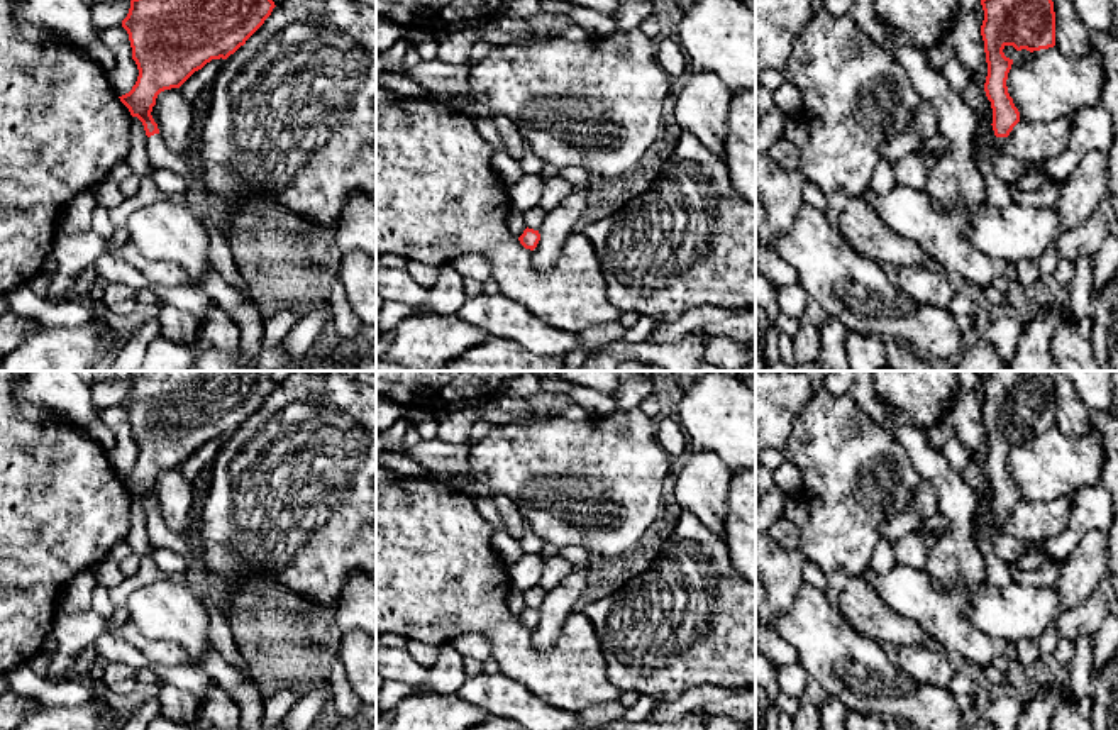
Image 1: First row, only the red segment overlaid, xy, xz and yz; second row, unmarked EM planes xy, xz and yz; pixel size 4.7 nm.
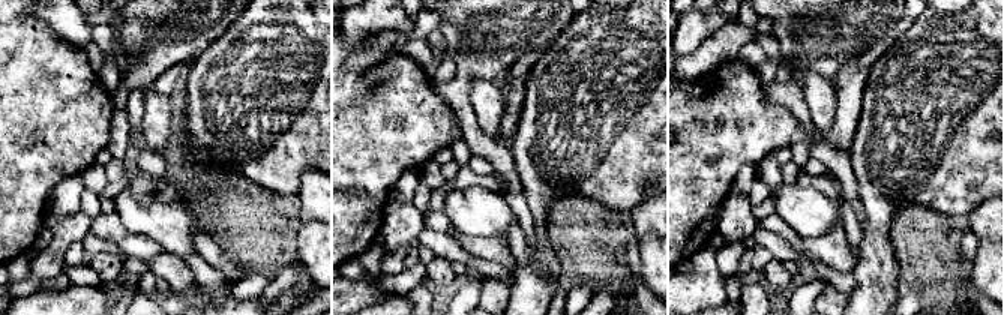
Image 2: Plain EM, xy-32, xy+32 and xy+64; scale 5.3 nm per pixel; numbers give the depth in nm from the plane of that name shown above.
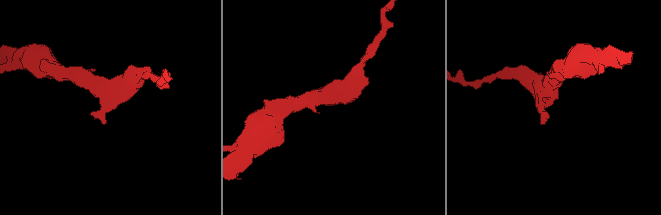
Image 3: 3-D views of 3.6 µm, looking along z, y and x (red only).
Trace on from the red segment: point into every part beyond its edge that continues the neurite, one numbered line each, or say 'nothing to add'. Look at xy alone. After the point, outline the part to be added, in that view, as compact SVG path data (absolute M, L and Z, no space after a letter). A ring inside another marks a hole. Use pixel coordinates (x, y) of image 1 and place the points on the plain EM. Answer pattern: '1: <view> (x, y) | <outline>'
1: xy (160, 536) | M161 513L146 517L146 528L152 547L164 547L174 550L186 561L188 569L195 566L196 557L193 554L190 535L180 535L171 532L164 523Z

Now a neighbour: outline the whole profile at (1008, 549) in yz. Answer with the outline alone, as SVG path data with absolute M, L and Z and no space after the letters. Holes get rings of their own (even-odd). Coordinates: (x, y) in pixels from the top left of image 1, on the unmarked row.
M989 510L977 517L972 523L972 540L976 544L976 530L982 528L993 552L1006 564L1018 562L1025 554L1043 552L1043 549L1033 542L1020 542L1006 532L994 528L994 510Z

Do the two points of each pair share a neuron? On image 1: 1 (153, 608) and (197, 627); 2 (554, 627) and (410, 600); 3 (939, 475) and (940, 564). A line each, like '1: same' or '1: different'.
1: same
2: different
3: same

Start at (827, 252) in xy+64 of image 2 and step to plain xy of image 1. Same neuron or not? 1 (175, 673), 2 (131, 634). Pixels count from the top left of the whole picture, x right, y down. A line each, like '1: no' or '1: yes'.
1: no
2: yes

